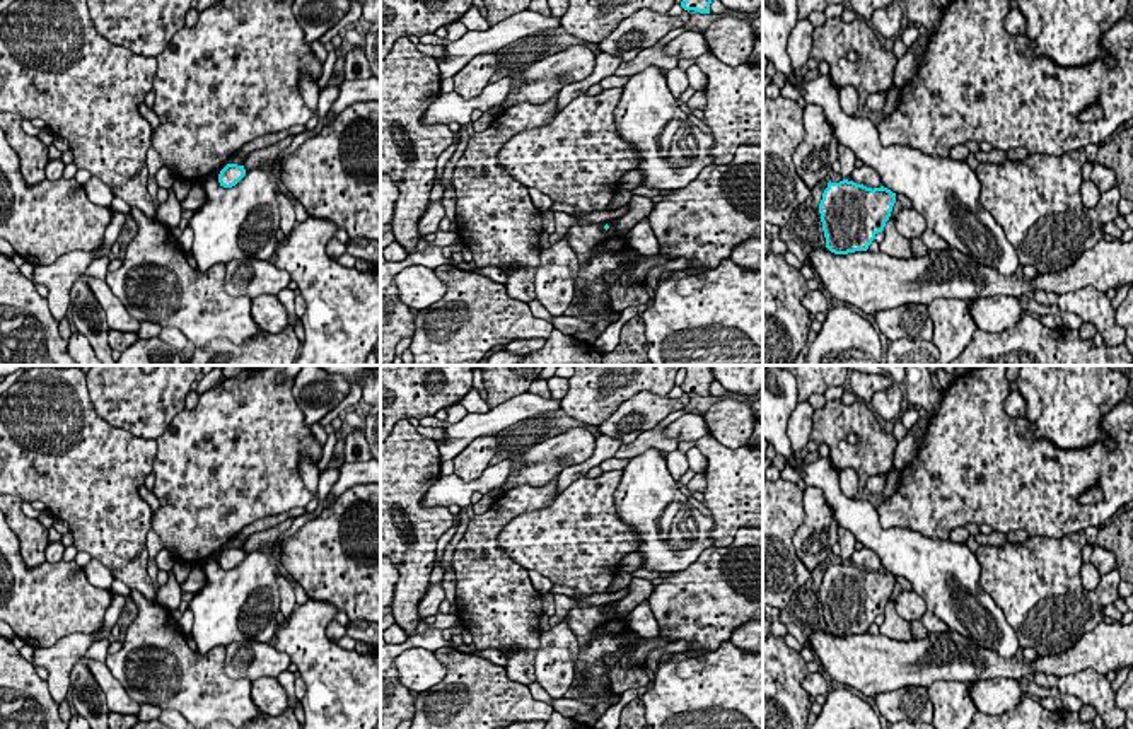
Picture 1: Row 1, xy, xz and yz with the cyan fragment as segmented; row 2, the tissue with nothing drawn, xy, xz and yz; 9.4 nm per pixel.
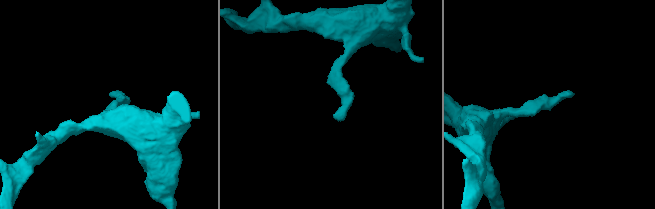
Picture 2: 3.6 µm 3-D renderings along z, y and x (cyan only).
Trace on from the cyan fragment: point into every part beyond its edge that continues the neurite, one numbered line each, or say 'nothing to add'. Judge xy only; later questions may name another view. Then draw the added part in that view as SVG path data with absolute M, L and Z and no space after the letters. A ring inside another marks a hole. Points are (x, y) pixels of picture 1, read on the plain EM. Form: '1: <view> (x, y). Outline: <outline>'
nothing to add

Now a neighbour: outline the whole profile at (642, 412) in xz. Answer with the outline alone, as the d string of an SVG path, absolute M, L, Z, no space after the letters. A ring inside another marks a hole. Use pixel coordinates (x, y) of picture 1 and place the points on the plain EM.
M642 391L631 396L599 425L601 435L616 437L623 444L633 442L642 432L657 427L667 415L684 410L689 394L672 399L652 391Z

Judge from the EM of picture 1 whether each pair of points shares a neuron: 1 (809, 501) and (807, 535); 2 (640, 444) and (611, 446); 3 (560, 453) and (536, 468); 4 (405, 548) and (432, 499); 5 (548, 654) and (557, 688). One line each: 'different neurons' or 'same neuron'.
1: same neuron
2: different neurons
3: same neuron
4: different neurons
5: same neuron

